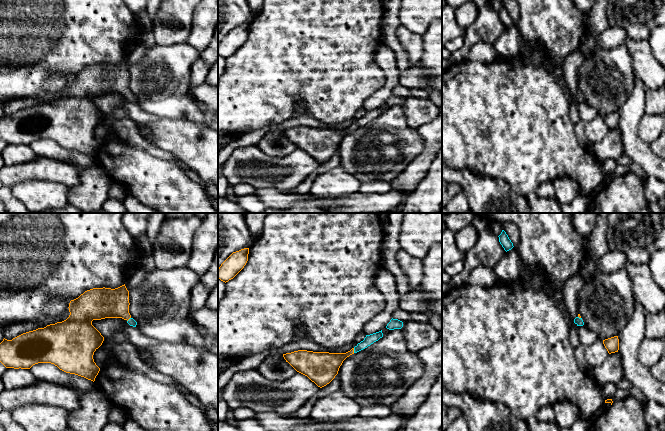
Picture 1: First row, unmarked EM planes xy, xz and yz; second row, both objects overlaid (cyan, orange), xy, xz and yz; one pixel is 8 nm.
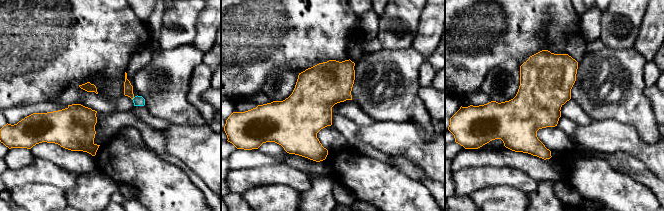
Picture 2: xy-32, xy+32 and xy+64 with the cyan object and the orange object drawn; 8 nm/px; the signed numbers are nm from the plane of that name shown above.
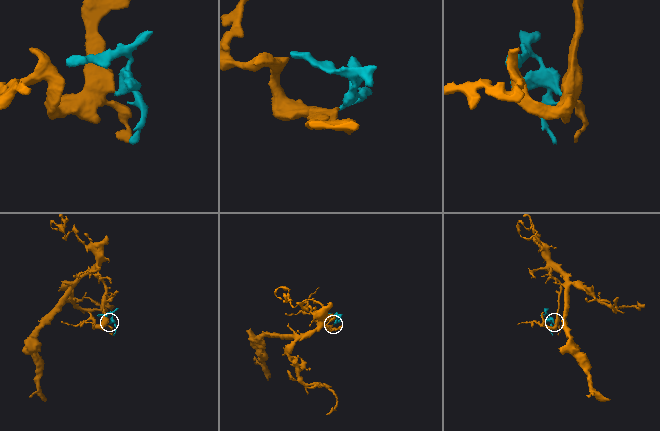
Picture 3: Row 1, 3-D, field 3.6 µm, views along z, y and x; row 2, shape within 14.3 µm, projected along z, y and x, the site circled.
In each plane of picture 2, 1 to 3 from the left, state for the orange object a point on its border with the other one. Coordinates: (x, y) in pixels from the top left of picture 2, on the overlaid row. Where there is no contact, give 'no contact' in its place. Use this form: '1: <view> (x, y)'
1: xy-32 (133, 98)
2: no contact
3: no contact

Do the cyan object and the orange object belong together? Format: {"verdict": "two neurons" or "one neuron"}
{"verdict": "one neuron"}

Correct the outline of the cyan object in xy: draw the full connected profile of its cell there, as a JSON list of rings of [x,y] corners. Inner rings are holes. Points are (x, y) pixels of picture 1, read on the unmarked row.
[[[125,60],[115,64],[93,64],[85,67],[69,79],[69,93],[55,100],[47,101],[23,109],[12,116],[3,115],[0,119],[0,138],[6,144],[30,145],[38,139],[51,139],[60,146],[95,157],[100,144],[93,135],[94,128],[102,121],[104,113],[92,101],[93,96],[105,94],[122,94],[130,102],[137,98],[129,89],[129,67]]]

